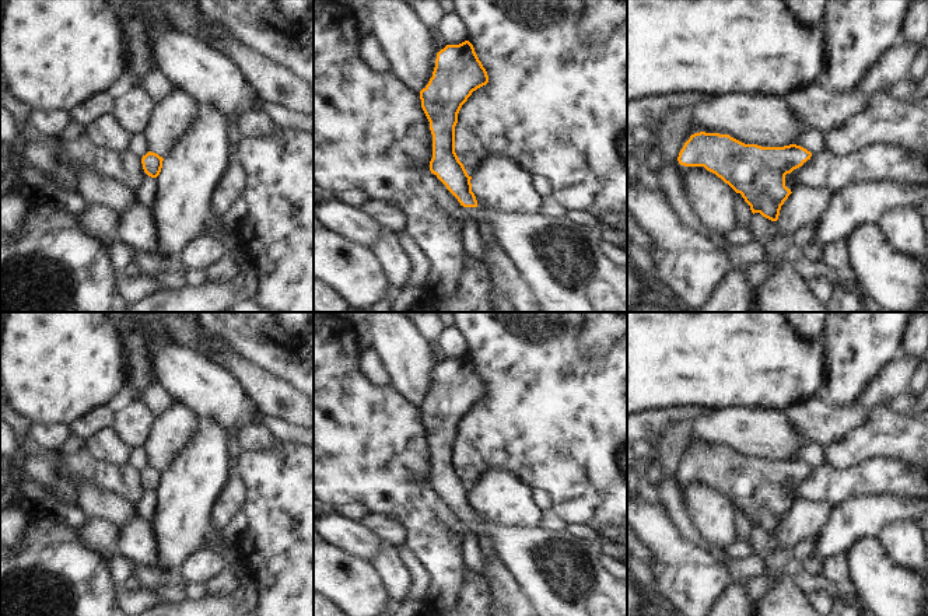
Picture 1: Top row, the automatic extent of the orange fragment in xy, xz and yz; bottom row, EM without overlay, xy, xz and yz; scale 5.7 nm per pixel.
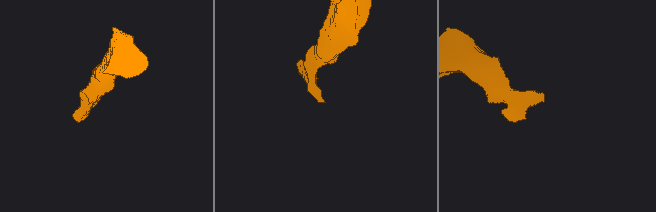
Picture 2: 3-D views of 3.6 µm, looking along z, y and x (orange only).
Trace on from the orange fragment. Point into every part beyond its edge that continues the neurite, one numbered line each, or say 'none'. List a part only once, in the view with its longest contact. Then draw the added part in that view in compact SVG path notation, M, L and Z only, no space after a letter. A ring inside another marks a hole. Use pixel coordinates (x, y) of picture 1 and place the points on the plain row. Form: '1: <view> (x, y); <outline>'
1: xz (486, 545); M452 507L451 510L455 512L455 515L458 517L461 522L463 522L474 535L479 536L479 542L480 542L480 547L483 553L487 553L490 556L494 554L495 552L493 549L491 540L488 539L486 532L481 529L481 526L477 524L477 521L463 521Z

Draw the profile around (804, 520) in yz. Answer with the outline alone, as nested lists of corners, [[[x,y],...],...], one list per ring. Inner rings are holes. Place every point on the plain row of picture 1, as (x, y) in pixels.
[[[830,501],[795,503],[784,515],[778,529],[778,539],[782,546],[794,549],[806,538],[817,538],[829,522],[834,505]]]

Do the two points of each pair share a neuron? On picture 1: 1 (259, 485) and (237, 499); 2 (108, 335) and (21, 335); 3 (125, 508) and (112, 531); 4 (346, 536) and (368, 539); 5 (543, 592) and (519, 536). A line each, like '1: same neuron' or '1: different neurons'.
1: different neurons
2: same neuron
3: different neurons
4: same neuron
5: same neuron

